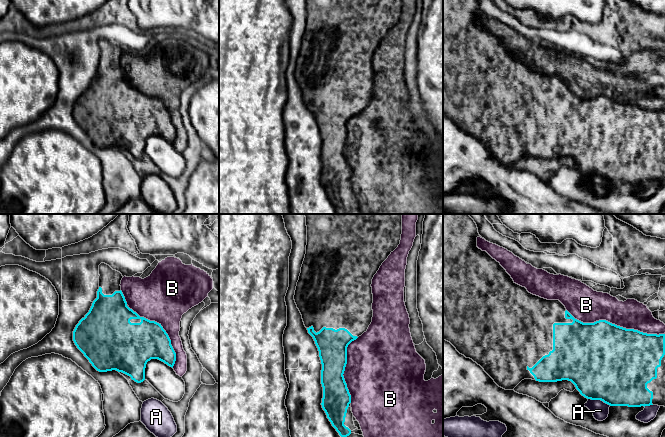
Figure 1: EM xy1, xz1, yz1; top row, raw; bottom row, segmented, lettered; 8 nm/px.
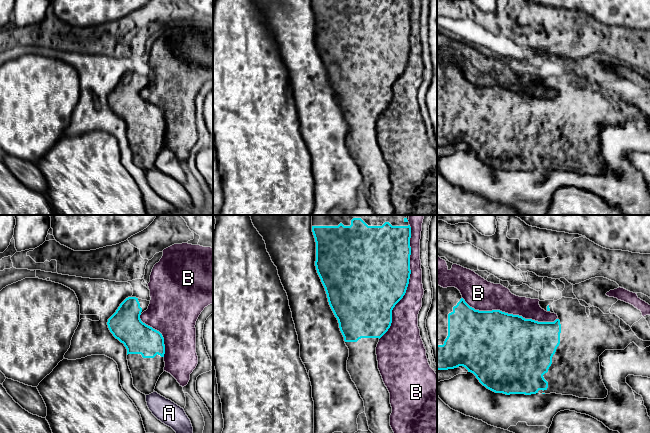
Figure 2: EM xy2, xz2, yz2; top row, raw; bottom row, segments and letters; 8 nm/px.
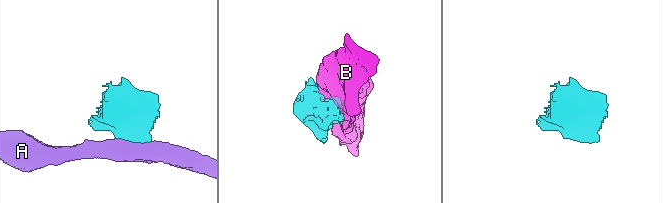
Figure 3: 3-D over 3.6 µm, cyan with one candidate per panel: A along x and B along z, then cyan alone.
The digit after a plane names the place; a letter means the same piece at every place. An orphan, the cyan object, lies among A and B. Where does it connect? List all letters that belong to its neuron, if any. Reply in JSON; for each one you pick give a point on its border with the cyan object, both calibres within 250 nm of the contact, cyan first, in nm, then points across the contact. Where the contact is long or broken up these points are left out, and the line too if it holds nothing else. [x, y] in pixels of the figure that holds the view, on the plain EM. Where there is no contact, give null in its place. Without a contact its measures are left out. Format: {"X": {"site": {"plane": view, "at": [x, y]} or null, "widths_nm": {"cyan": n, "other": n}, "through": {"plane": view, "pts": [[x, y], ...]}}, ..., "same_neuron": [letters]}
{"same_neuron": []}

